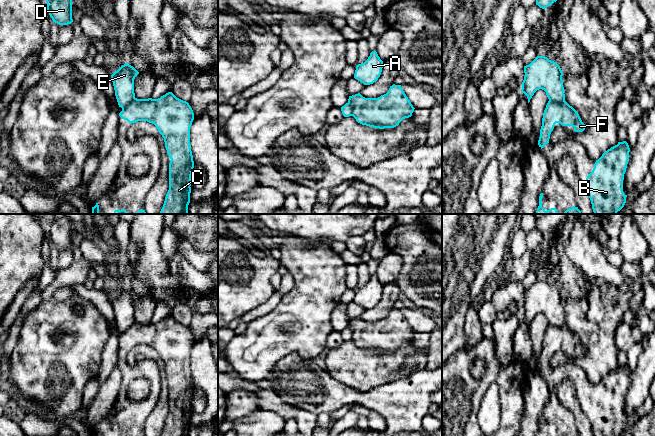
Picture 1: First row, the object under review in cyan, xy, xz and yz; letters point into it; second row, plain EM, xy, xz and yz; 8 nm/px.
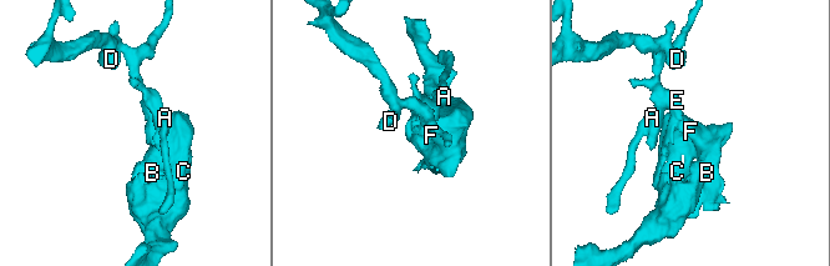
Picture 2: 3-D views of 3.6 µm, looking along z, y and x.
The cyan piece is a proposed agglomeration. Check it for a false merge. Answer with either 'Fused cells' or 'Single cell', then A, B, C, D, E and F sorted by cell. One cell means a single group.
Fused cells. Groups: A D E / B C F

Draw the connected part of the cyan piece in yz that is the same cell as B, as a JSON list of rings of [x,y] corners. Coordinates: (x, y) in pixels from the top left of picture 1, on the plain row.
[[[626,365],[618,366],[596,384],[592,396],[582,405],[593,436],[618,436],[624,431],[627,419],[623,416],[623,404],[629,376]]]

